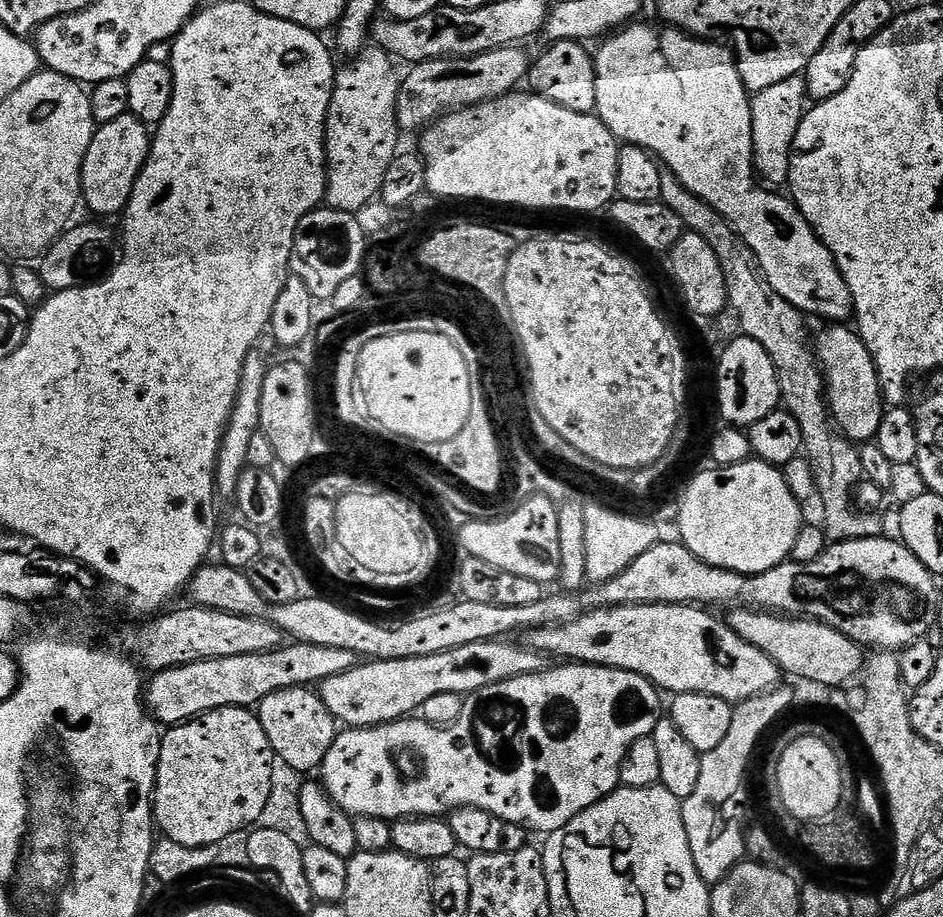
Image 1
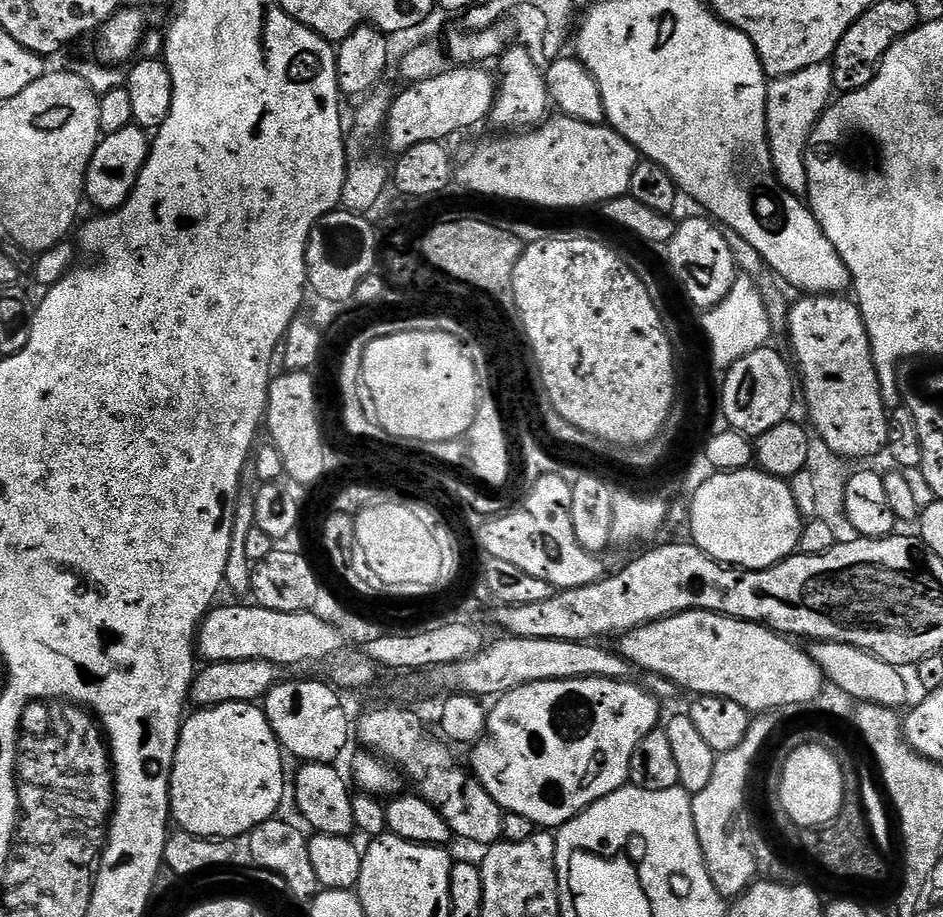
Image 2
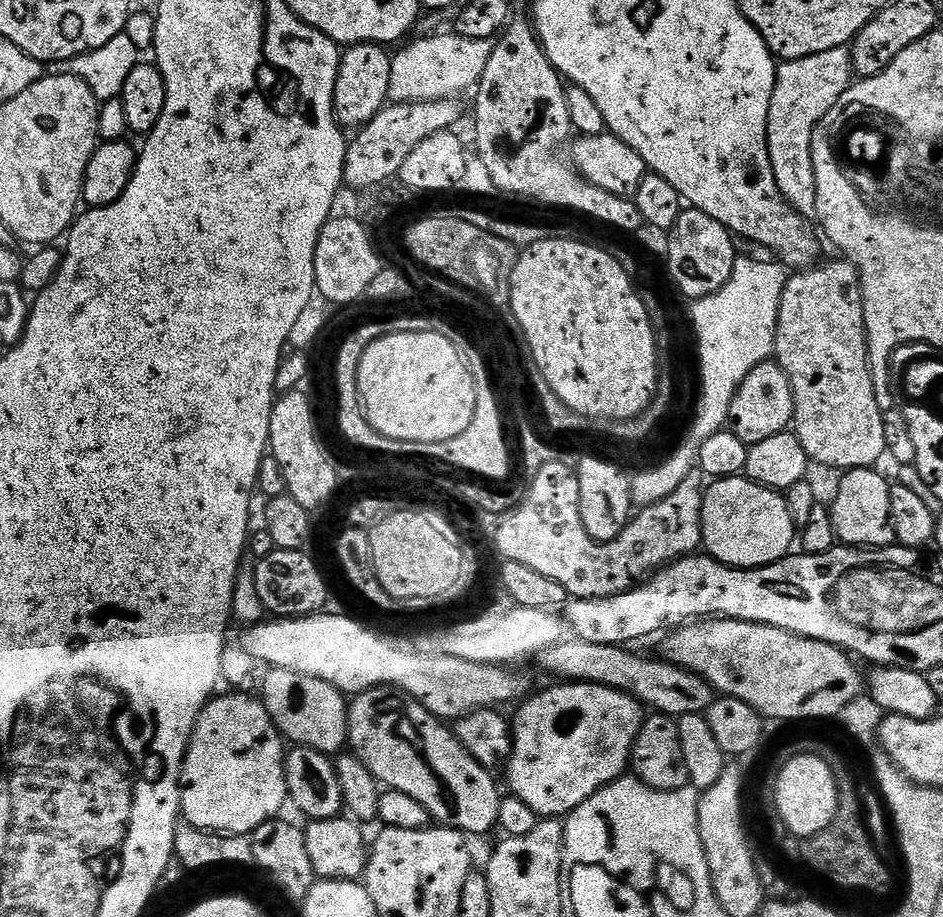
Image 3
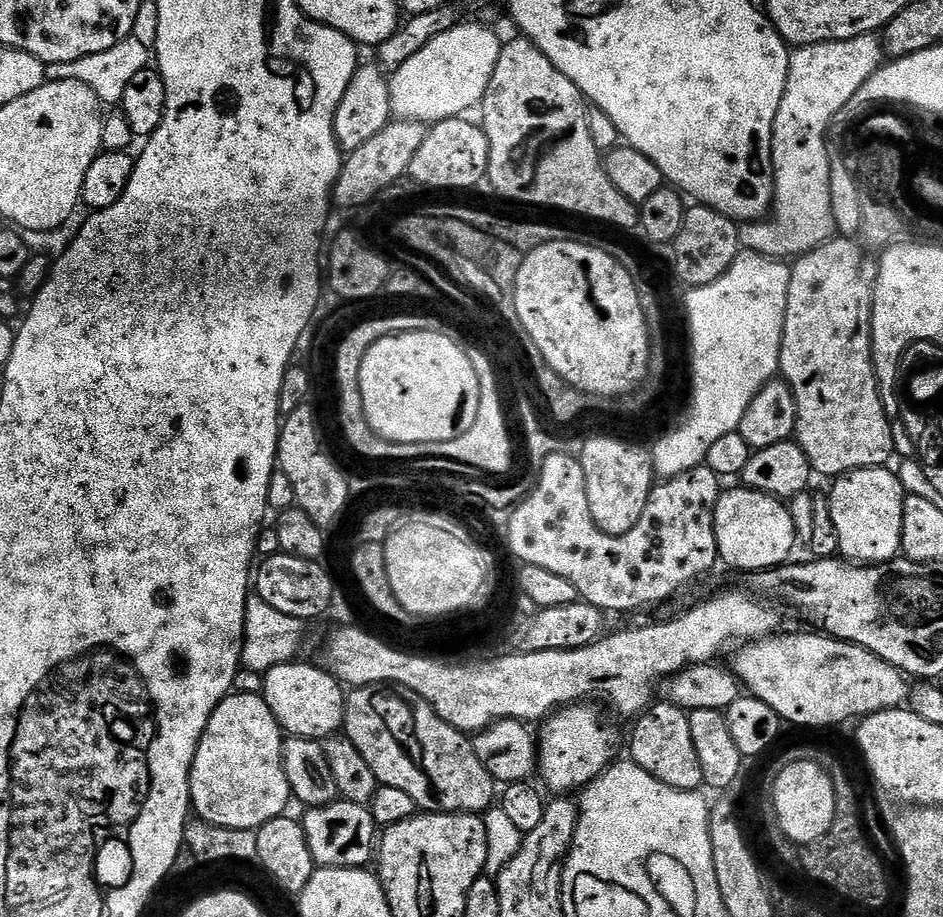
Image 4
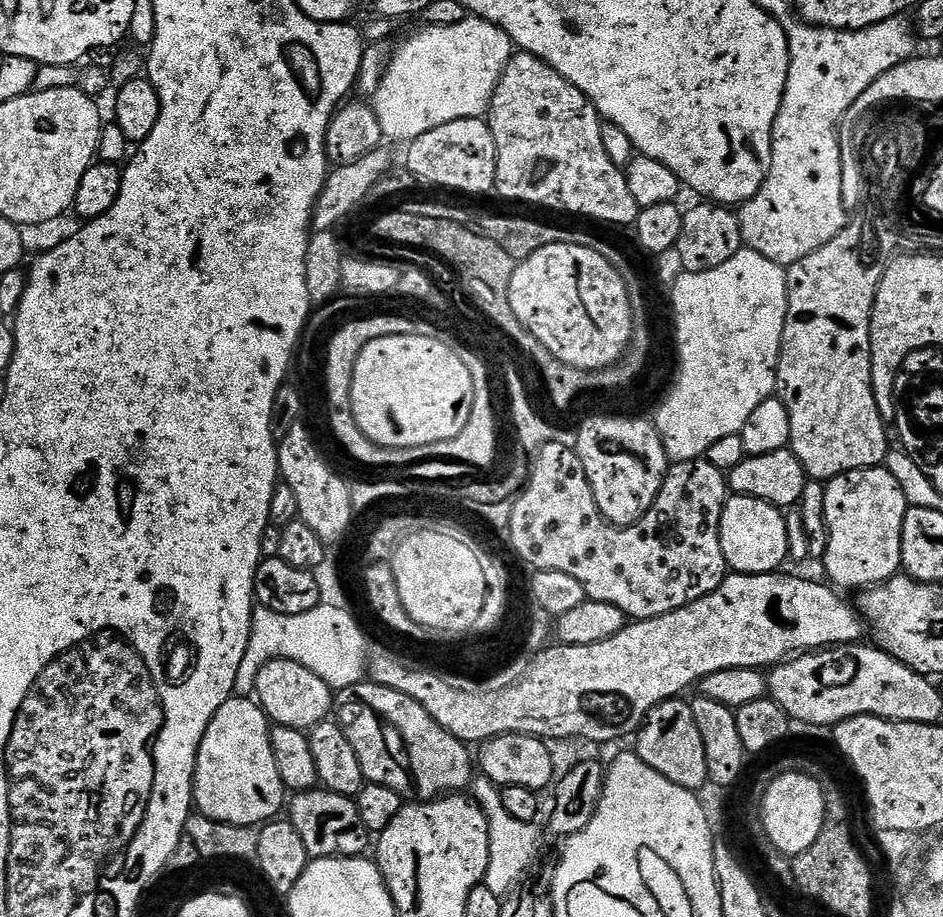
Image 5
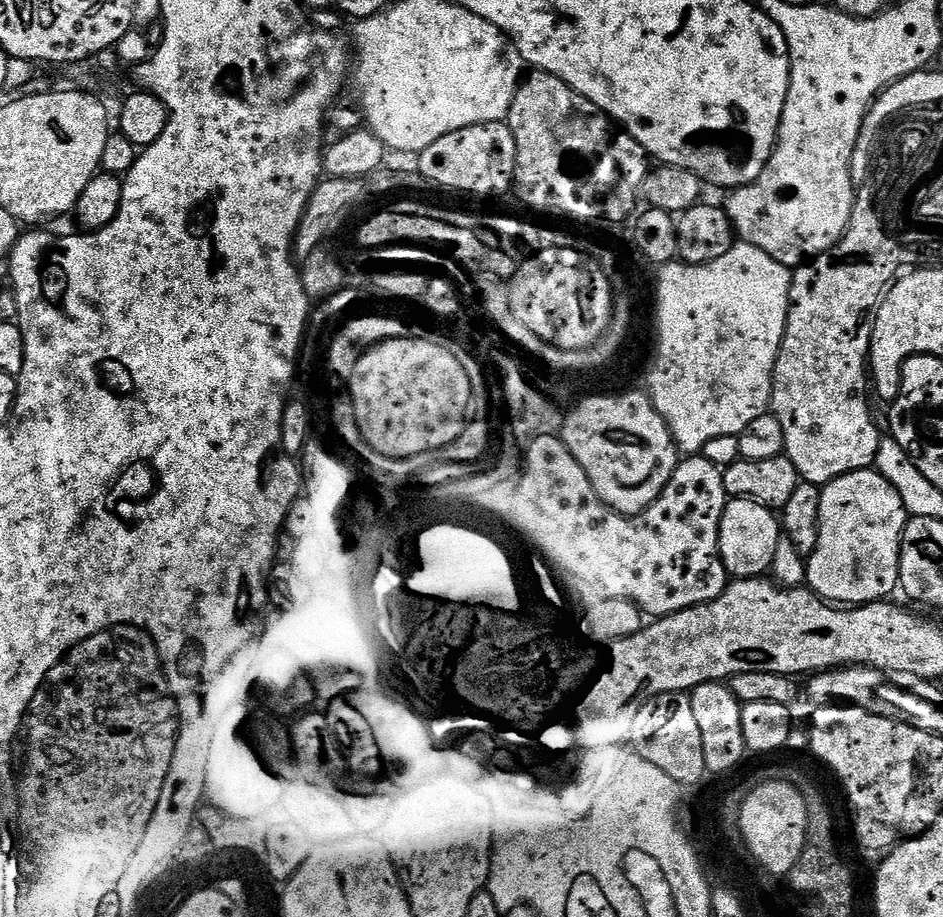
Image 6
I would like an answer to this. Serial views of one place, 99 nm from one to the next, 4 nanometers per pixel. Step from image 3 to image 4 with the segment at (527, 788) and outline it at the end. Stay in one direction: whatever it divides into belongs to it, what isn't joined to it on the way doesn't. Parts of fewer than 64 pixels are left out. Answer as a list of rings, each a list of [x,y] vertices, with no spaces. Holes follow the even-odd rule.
[[[569,706],[566,708],[559,708],[558,711],[552,713],[551,716],[548,717],[547,720],[543,721],[539,725],[538,728],[538,776],[541,776],[544,779],[544,784],[549,788],[550,791],[554,792],[552,794],[572,794],[577,790],[583,790],[588,787],[588,783],[590,781],[596,779],[597,776],[600,775],[601,772],[604,771],[605,768],[608,767],[609,764],[613,763],[614,756],[612,756],[612,751],[616,748],[616,740],[612,737],[612,732],[607,728],[606,725],[603,724],[602,721],[599,720],[598,717],[595,716],[594,713],[588,709],[588,706]]]

